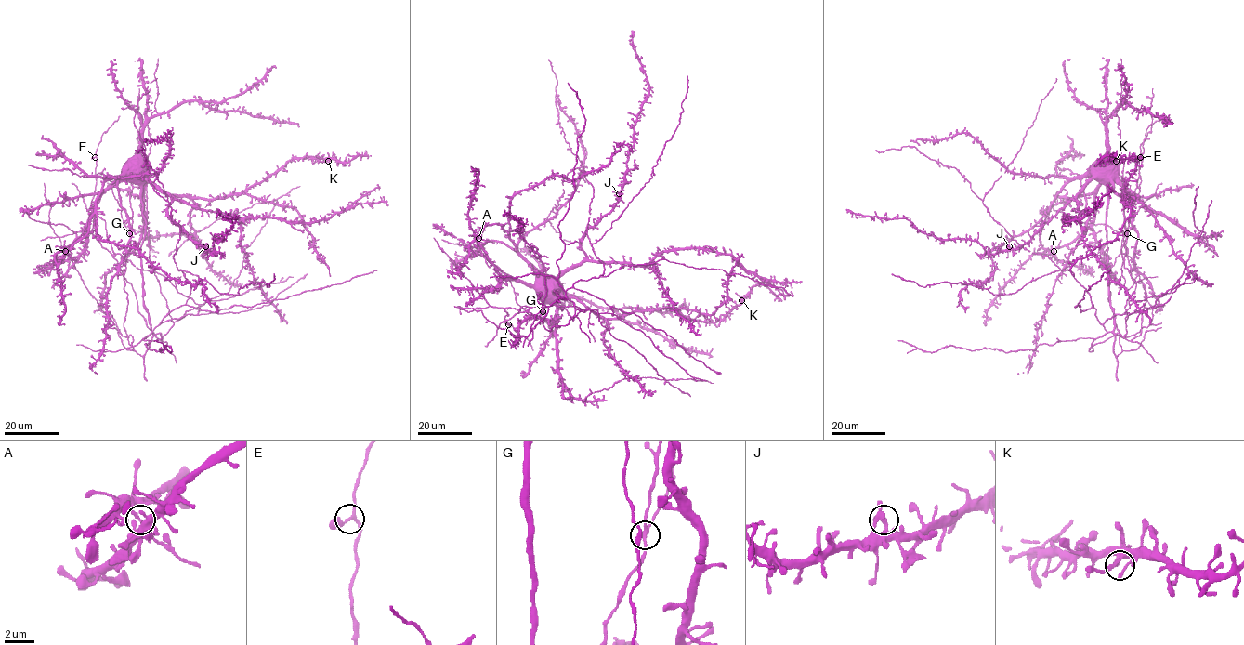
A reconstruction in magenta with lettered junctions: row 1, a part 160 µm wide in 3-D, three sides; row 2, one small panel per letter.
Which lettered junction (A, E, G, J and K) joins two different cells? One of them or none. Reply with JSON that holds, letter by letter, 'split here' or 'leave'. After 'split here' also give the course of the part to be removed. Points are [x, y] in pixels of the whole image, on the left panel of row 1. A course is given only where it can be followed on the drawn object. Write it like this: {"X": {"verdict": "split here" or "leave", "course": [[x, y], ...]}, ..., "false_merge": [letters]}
{"A": {"verdict": "split here", "course": [[65, 251], [76, 259]]}, "E": {"verdict": "leave"}, "G": {"verdict": "leave"}, "J": {"verdict": "leave"}, "K": {"verdict": "leave"}, "false_merge": ["A"]}

